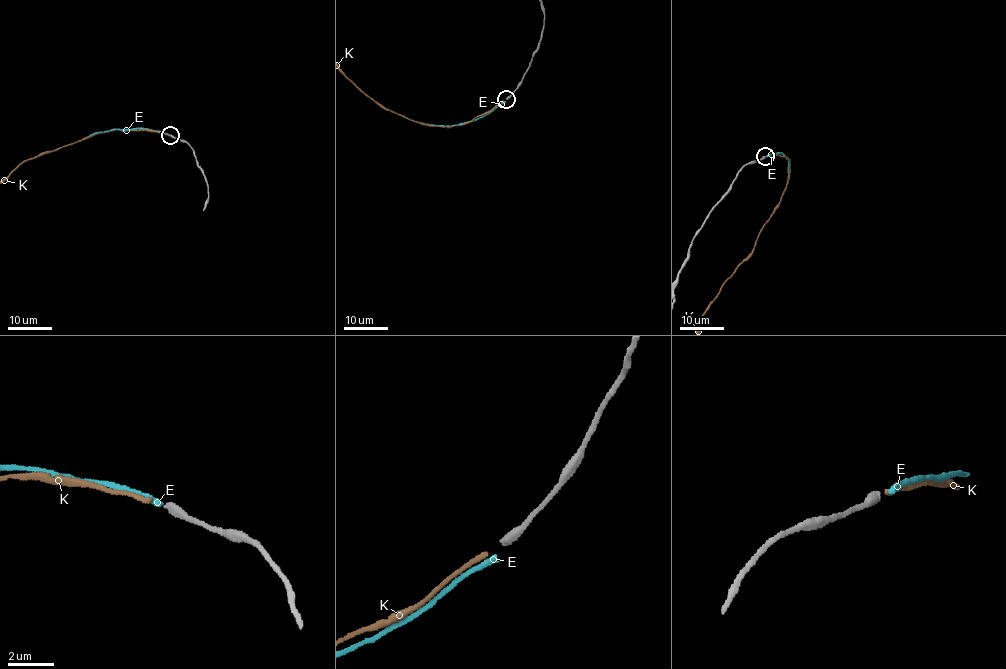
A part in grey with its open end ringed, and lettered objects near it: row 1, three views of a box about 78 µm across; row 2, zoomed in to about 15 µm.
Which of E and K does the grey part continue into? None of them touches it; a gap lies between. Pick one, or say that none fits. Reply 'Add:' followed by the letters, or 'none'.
Add: K

